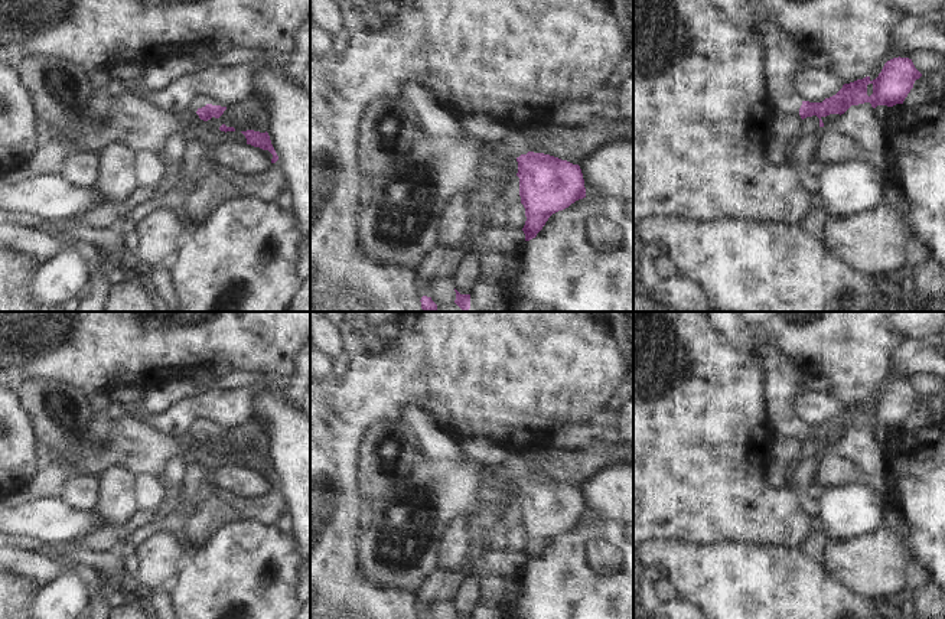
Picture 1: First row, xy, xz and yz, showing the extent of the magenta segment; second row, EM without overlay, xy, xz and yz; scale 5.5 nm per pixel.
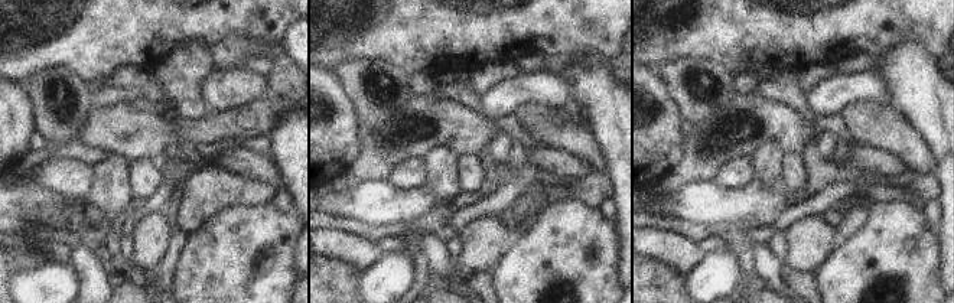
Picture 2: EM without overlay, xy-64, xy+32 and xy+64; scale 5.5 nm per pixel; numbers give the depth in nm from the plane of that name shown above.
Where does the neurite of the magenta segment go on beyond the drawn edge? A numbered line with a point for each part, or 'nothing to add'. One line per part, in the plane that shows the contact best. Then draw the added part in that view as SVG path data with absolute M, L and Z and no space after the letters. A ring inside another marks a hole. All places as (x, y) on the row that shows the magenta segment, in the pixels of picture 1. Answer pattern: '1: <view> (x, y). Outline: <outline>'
1: xy (196, 103). Outline: M195 97L195 98L188 104L186 111L196 114L196 111L198 111L199 108L205 107L206 104L208 104L208 102L206 102L203 98Z

